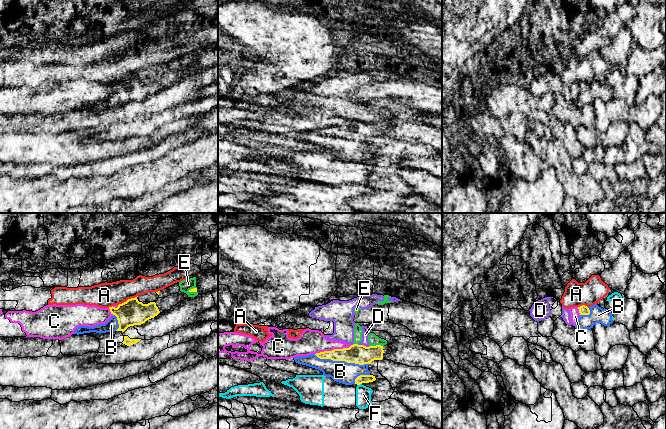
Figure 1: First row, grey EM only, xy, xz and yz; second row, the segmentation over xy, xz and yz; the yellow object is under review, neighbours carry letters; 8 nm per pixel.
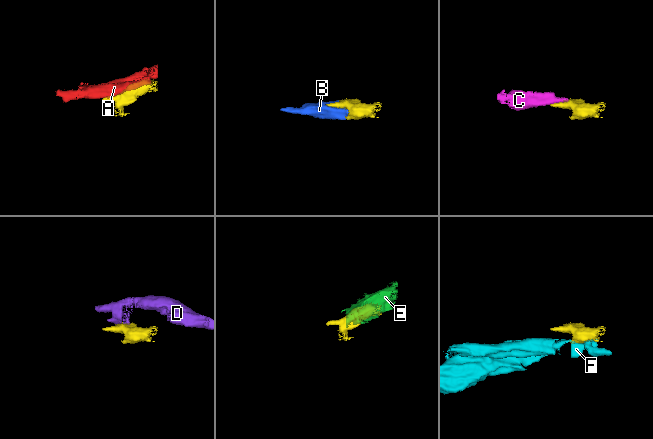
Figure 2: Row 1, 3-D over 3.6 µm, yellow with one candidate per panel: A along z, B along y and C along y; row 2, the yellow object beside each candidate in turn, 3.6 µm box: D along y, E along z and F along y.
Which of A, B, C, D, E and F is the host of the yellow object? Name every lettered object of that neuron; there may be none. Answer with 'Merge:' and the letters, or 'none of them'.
Merge: B

